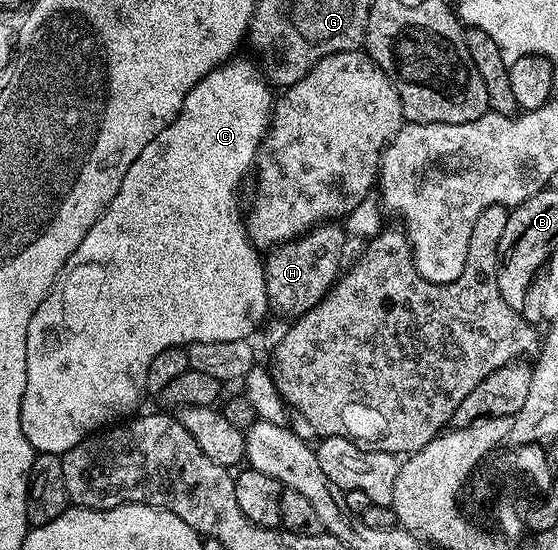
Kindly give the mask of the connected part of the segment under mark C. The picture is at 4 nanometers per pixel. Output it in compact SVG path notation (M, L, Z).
M235 57L233 60L227 60L221 63L215 70L205 71L202 75L202 79L188 92L188 96L184 100L180 112L172 120L172 124L168 124L168 128L164 128L164 132L160 132L160 134L152 140L152 144L148 144L148 148L144 148L144 152L140 152L140 156L136 156L132 168L128 168L128 172L124 172L124 178L120 184L120 192L116 192L112 204L108 204L108 208L102 213L100 220L96 220L96 224L92 224L92 228L88 228L88 236L84 236L84 240L80 240L80 248L76 248L76 252L72 252L72 256L68 256L68 260L64 264L62 271L58 273L58 278L55 280L54 286L48 292L48 296L42 301L40 308L36 308L36 312L28 324L28 336L26 337L26 383L24 384L24 400L20 404L20 424L24 428L24 436L28 436L32 448L37 453L61 456L69 452L76 444L80 444L83 440L90 437L91 434L109 427L115 420L122 420L127 416L133 415L135 411L137 411L134 409L137 408L138 401L141 400L142 394L145 395L147 393L146 381L148 380L148 364L152 364L152 360L156 356L160 356L160 352L164 352L164 348L172 348L173 346L185 348L189 346L191 342L240 340L241 338L249 339L251 337L250 333L252 333L262 321L264 321L263 323L267 321L266 314L268 315L270 305L268 304L264 258L260 253L259 247L250 241L250 234L246 231L244 206L238 203L238 189L241 188L242 181L246 178L246 173L248 173L249 170L251 173L251 171L255 169L258 150L262 147L262 139L266 137L266 132L270 128L270 119L274 113L276 98L275 95L270 95L272 86L268 81L267 75L263 73L261 69L258 71L259 63L257 61L255 61L256 63L249 62L246 58L237 58L238 57Z

